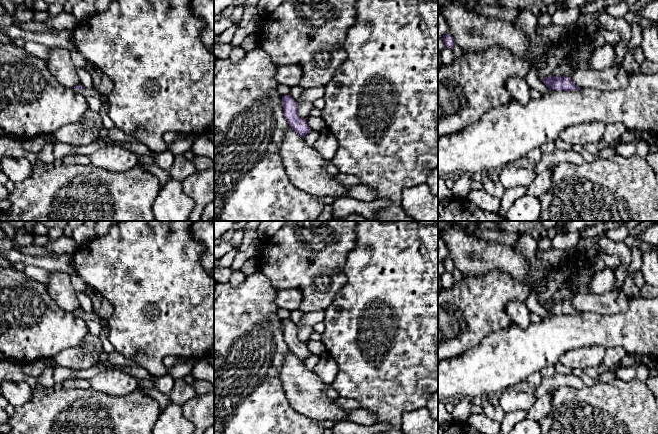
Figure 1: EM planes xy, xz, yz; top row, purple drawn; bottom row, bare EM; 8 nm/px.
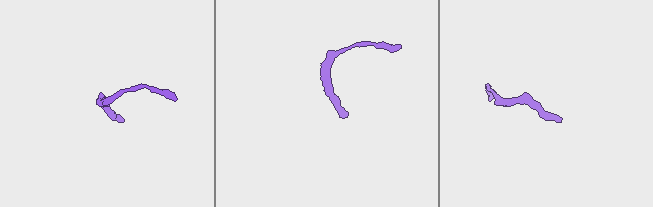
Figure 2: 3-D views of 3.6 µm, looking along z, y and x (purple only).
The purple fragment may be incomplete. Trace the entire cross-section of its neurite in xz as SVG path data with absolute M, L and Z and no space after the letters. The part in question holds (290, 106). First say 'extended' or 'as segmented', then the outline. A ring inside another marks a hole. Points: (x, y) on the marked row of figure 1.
as segmented; M291 95L282 96L282 106L284 116L289 126L294 129L298 135L304 138L311 130L307 125L306 119L298 115L298 103L291 97Z

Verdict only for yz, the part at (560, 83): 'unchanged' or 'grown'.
unchanged

